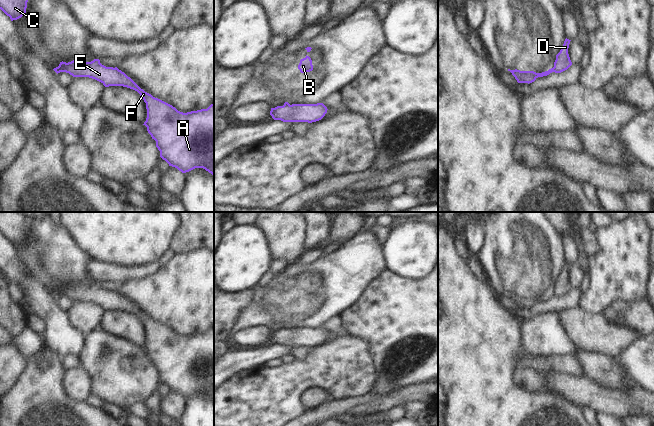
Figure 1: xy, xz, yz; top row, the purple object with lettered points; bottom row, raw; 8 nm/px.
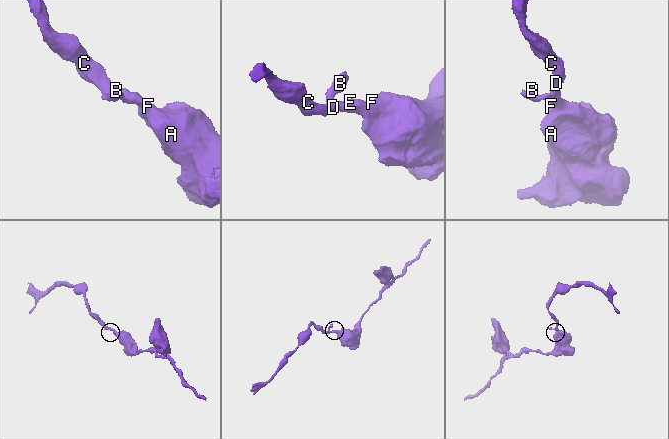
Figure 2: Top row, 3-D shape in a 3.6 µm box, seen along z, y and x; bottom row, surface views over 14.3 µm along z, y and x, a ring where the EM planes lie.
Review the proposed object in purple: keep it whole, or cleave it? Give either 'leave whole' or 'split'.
split

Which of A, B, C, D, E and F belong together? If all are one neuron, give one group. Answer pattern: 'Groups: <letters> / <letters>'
Groups: A C D E F / B

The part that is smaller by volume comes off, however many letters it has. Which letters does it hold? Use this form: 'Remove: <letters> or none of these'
Remove: B

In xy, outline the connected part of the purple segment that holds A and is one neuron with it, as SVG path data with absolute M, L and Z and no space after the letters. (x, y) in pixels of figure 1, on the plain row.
M94 283L91 286L73 284L61 287L59 291L73 301L89 301L101 306L105 311L123 310L137 315L146 327L147 342L143 349L147 351L148 357L156 365L160 381L169 390L177 392L182 397L195 392L203 392L214 399L214 327L207 333L187 337L180 336L172 329L145 316L117 291L102 289L99 283Z

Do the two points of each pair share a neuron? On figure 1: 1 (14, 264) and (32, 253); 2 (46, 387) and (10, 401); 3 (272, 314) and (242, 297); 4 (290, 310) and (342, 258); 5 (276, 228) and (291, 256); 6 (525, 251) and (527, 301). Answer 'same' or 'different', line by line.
1: different
2: same
3: different
4: same
5: same
6: same

